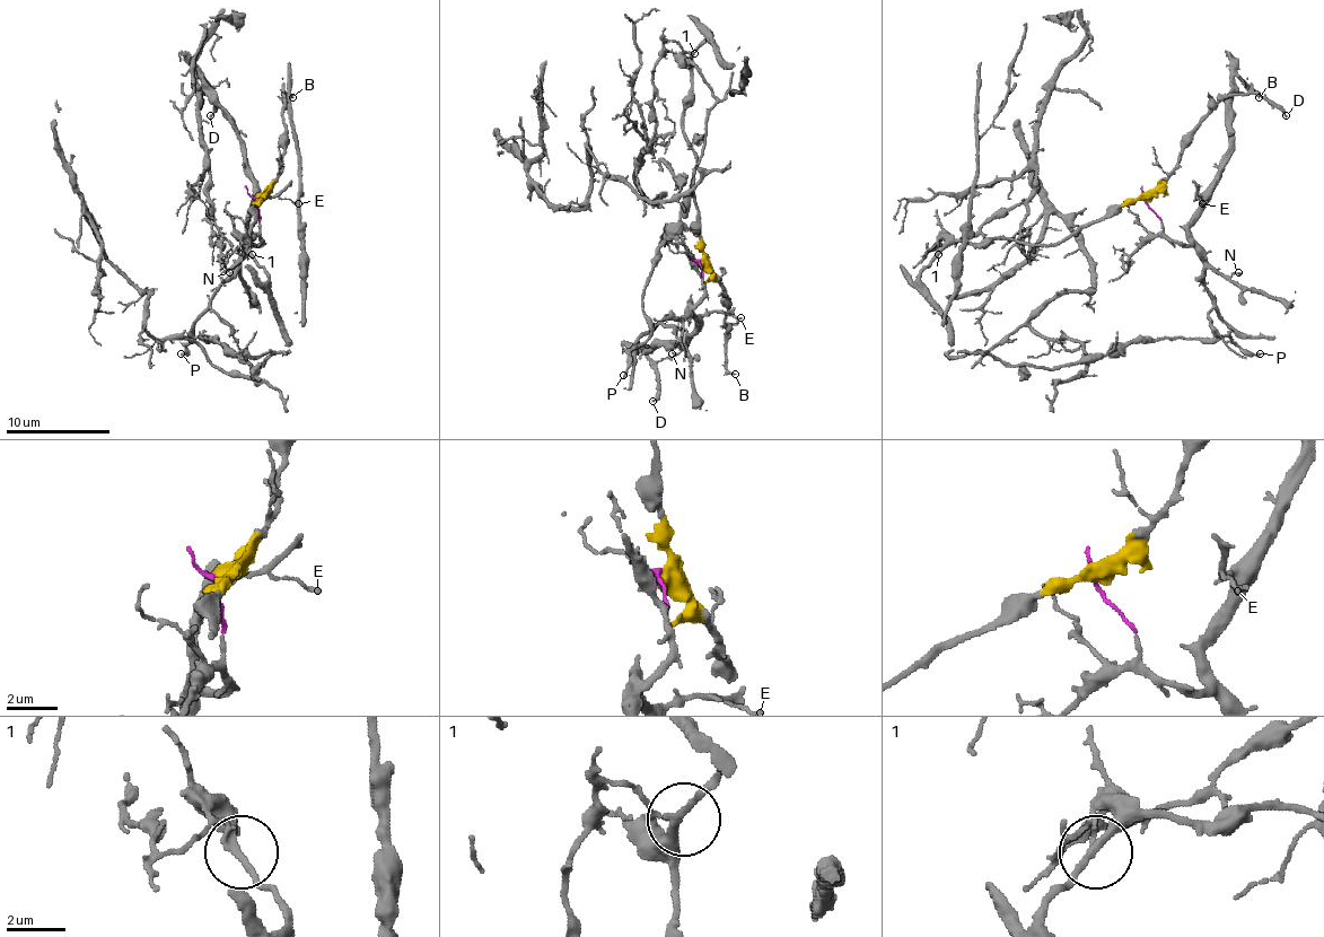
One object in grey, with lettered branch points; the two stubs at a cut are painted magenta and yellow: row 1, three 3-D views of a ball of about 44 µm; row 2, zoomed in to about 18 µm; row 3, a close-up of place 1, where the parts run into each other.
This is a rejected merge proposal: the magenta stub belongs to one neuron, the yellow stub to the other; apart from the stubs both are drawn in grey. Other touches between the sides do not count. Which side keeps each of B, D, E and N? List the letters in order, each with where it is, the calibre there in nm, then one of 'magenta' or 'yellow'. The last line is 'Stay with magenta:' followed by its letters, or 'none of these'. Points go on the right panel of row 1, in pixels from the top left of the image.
B: (1259, 97) | 170 nm | yellow
D: (1286, 115) | 190 nm | magenta
E: (1202, 203) | 160 nm | magenta
N: (1238, 272) | 150 nm | magenta
Stay with magenta: D, E, N

